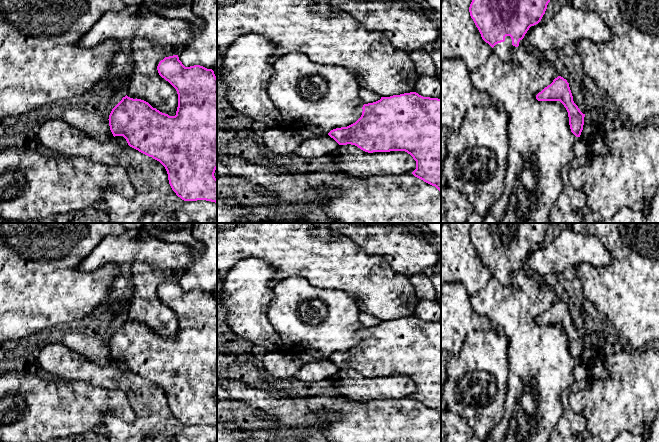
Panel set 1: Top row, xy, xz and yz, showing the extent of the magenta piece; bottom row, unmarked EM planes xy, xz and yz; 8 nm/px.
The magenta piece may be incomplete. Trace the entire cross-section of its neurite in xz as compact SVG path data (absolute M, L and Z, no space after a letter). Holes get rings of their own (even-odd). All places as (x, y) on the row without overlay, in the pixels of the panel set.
M416 316L381 321L380 324L364 328L361 341L347 351L331 354L328 359L339 369L355 369L361 374L373 376L405 375L416 385L412 398L435 410L441 416L441 323L423 321Z

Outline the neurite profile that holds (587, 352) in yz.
M585 338L583 354L581 356L580 362L586 366L586 364L589 362L591 358L591 354L592 351L591 351L590 341L588 338Z

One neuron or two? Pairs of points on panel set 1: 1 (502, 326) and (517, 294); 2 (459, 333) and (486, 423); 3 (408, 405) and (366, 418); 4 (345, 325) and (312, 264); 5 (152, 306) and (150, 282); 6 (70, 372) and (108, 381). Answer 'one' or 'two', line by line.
1: one
2: two
3: one
4: two
5: one
6: one

